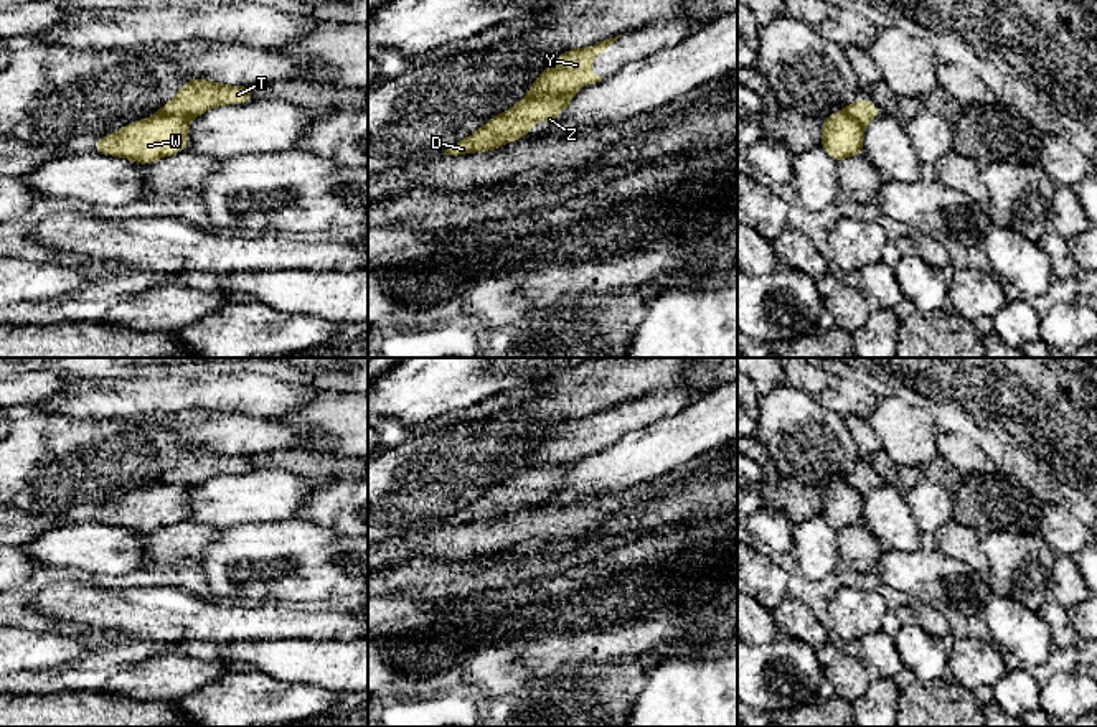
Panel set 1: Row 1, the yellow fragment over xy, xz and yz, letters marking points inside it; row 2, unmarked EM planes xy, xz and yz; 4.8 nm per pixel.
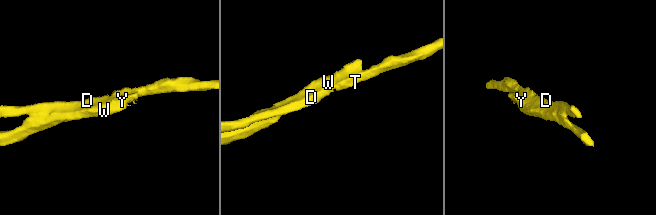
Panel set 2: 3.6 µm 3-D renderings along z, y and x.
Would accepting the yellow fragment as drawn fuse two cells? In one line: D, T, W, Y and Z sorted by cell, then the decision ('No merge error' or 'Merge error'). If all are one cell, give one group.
Groups: D T Z / W Y. Merge error

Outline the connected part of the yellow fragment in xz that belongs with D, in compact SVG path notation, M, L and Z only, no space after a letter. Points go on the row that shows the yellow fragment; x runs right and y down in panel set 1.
M579 87L572 92L523 99L510 110L492 117L483 127L457 142L442 155L465 155L490 152L505 143L516 142L528 132L534 132L534 119L539 115L546 125L558 120Z

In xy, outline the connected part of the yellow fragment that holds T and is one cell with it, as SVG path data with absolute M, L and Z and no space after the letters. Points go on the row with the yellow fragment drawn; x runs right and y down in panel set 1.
M190 79L158 112L198 117L216 106L249 101L254 101L251 86L226 86L208 79Z

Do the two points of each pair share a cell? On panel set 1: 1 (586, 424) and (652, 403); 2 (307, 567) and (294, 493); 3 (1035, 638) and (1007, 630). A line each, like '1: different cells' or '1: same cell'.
1: same cell
2: different cells
3: same cell

